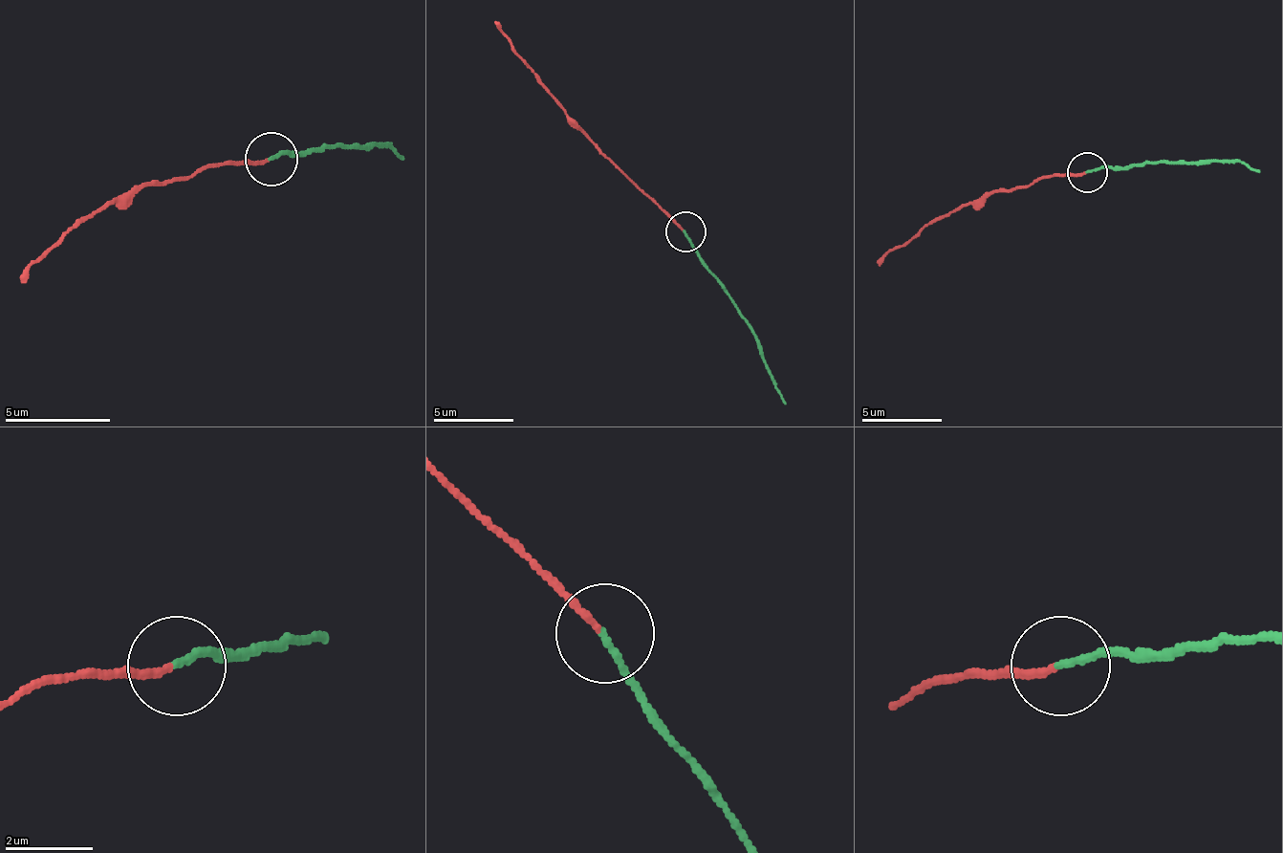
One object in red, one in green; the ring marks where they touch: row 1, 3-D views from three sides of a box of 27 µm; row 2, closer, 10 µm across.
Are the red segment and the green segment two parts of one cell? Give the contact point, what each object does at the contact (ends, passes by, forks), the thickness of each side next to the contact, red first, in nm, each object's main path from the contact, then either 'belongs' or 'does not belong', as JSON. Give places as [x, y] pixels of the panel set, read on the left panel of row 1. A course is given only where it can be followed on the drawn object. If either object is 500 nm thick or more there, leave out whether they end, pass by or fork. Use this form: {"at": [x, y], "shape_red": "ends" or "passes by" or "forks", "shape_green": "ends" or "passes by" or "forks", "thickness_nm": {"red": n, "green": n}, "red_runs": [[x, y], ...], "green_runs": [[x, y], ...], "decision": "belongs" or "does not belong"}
{"at": [271, 159], "shape_red": "ends", "shape_green": "ends", "thickness_nm": {"red": 140, "green": 140}, "red_runs": [[267, 158], [136, 184], [77, 221], [19, 284]], "green_runs": [[272, 158], [293, 152], [357, 147], [388, 147], [404, 158]], "decision": "does not belong"}

